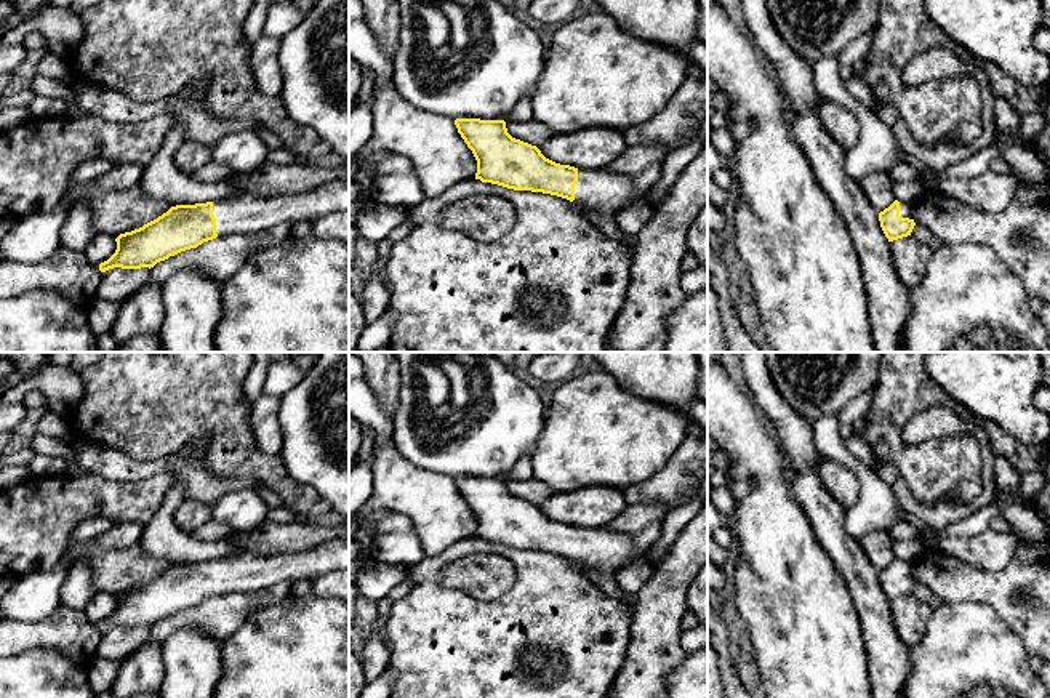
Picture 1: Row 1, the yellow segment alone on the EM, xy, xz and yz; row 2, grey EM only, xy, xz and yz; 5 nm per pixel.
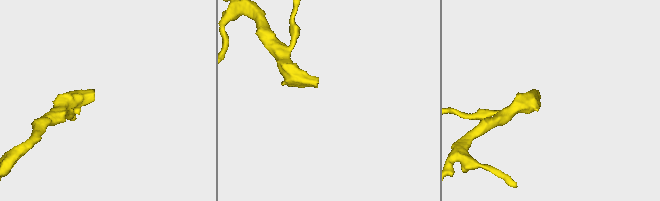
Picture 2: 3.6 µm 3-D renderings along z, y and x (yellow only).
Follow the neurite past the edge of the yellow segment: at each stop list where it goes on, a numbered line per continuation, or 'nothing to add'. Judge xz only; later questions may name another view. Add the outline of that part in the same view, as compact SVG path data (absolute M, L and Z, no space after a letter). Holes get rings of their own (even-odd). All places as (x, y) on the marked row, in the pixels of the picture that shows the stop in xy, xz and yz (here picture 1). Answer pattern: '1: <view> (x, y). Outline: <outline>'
1: xz (602, 192). Outline: M578 170L575 203L600 218L613 218L619 210L634 203L645 203L653 211L669 194L653 199L650 189L639 191L627 174L608 170Z

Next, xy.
1: xy (245, 213). Outline: M349 178L296 195L243 194L213 202L218 237L261 232L283 223L317 221L333 211L349 213Z

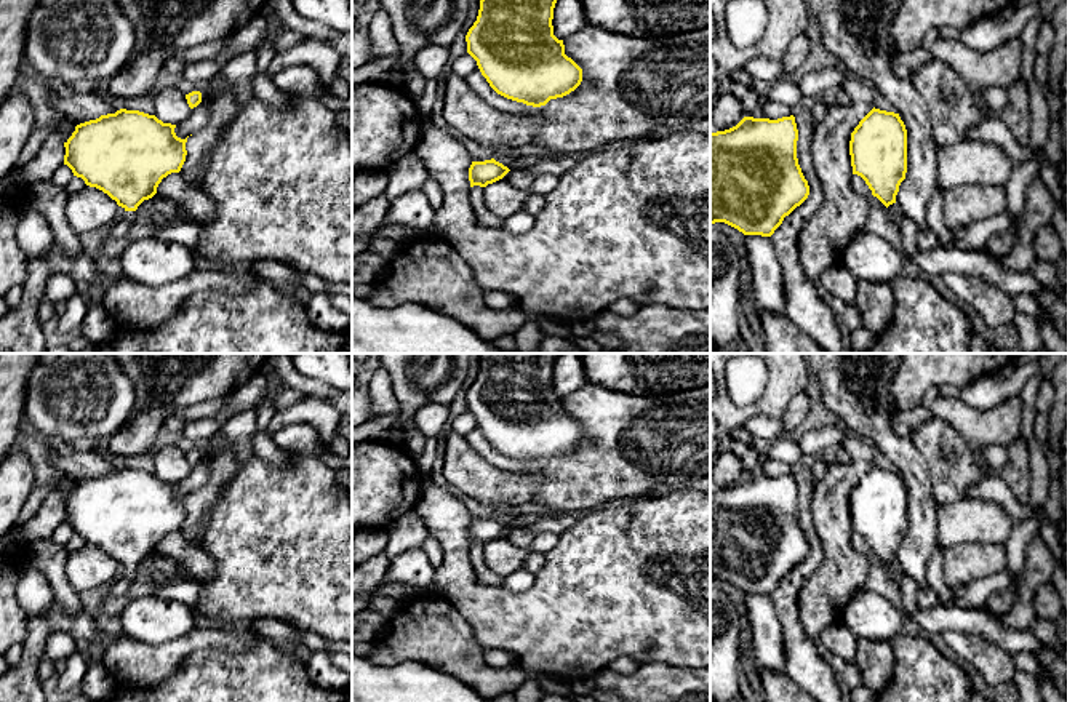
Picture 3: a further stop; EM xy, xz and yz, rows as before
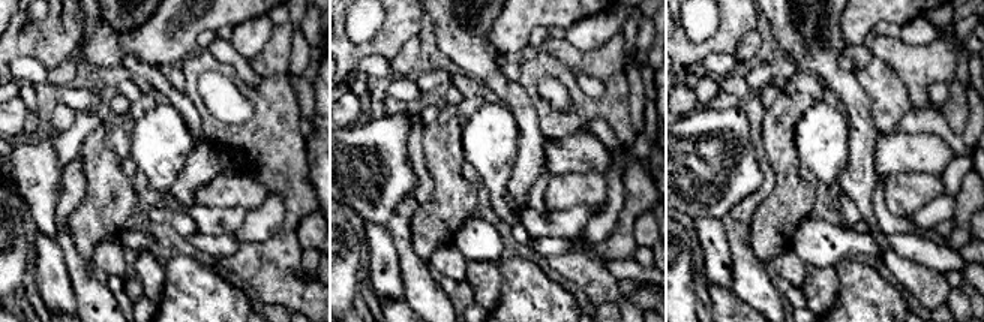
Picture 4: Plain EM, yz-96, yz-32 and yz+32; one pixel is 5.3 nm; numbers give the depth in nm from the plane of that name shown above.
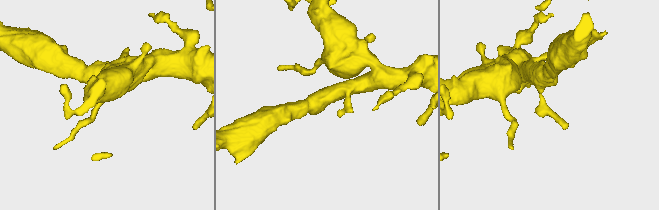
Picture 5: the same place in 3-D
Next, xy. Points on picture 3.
1: xy (122, 224). Outline: M126 211L123 216L118 216L109 227L110 237L112 238L126 237L133 222L134 222L134 211Z

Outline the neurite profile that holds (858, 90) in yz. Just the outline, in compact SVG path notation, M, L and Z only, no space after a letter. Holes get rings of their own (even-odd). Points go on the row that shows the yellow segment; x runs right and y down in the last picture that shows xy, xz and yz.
M848 74L843 82L843 90L846 91L849 101L867 102L873 106L877 90L870 83Z

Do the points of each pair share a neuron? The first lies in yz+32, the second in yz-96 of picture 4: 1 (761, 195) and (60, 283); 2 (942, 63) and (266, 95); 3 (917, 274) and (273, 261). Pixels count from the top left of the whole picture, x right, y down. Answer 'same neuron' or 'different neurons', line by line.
1: different neurons
2: different neurons
3: same neuron

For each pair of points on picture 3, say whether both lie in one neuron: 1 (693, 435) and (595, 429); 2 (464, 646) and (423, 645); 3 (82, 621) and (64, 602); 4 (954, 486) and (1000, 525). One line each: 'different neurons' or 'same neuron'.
1: same neuron
2: same neuron
3: different neurons
4: different neurons

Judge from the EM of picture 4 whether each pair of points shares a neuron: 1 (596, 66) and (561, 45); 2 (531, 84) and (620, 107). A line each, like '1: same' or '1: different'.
1: same
2: same

